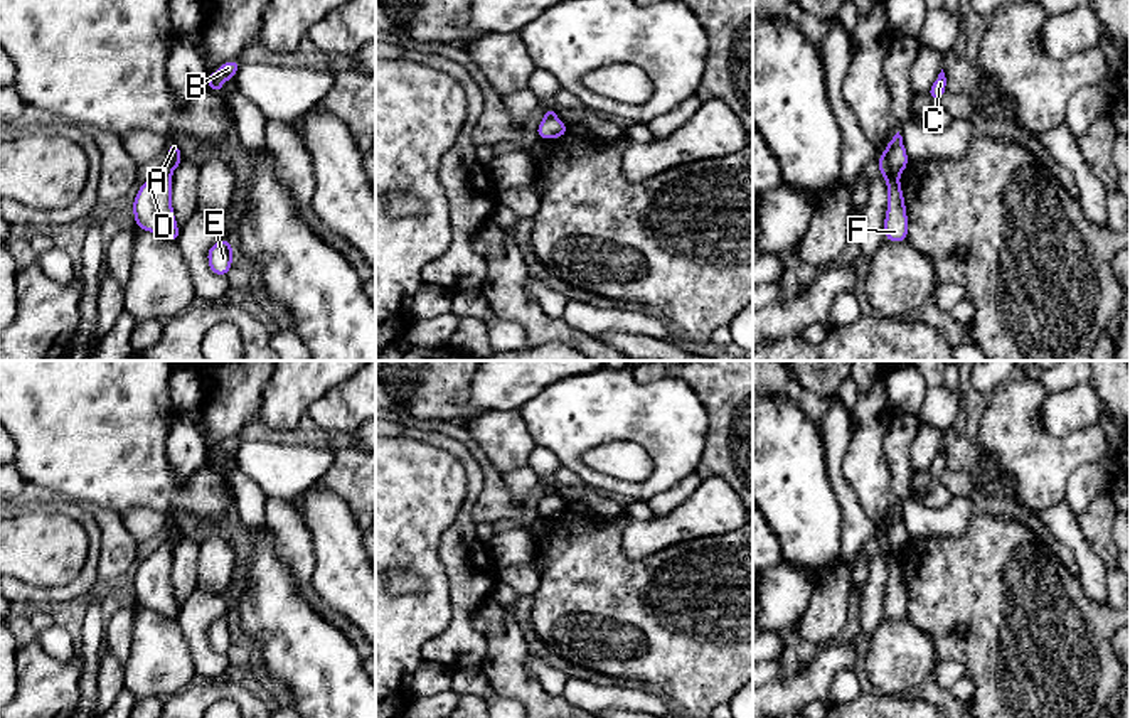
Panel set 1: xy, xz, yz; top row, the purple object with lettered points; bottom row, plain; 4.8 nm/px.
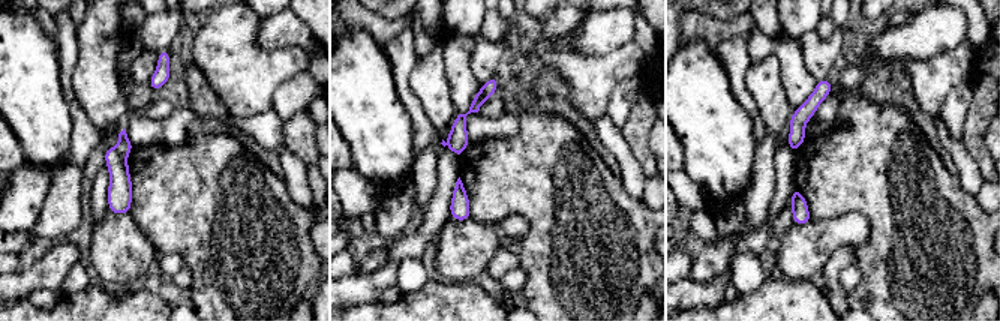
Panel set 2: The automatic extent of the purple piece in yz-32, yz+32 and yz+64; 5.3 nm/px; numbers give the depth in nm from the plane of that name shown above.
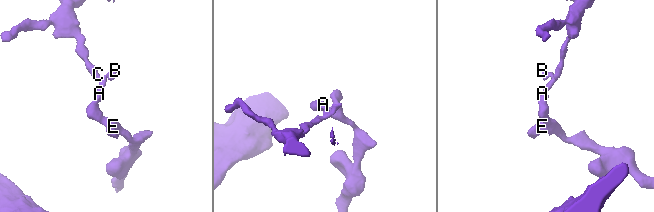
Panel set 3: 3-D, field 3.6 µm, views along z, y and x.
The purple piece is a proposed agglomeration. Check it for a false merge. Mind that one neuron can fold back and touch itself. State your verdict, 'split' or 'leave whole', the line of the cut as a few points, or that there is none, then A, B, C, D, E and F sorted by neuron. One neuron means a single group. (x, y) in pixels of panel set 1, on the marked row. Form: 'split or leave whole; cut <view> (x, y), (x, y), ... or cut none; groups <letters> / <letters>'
split; cut yz (883, 155), (890, 171), (898, 177); groups A B C / D E F

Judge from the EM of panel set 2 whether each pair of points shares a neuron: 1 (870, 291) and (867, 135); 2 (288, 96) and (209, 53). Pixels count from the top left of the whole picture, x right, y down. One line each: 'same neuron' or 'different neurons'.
1: same neuron
2: different neurons

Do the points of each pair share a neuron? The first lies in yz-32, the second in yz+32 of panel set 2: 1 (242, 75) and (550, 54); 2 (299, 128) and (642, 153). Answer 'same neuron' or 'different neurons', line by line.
1: same neuron
2: same neuron

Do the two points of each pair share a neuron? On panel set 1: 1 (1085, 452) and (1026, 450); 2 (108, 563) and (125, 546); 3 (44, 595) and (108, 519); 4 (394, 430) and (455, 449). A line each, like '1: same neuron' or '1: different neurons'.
1: same neuron
2: same neuron
3: different neurons
4: same neuron

